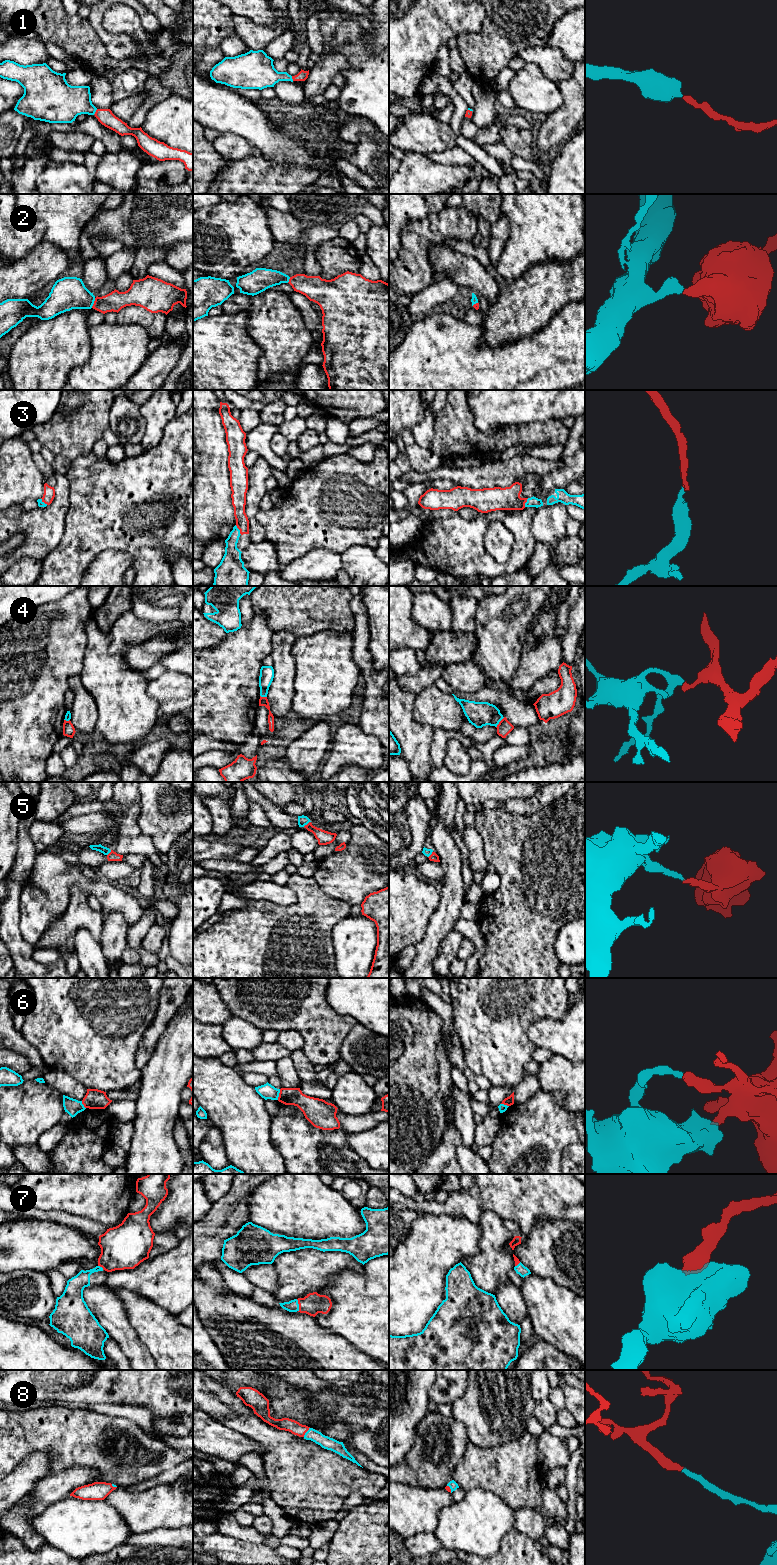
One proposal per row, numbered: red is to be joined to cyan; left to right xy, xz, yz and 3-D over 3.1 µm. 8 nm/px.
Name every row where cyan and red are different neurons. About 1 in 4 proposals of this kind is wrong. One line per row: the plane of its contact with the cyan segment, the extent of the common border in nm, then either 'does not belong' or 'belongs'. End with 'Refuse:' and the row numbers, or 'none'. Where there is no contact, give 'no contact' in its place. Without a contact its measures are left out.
1: contact in xy; length 60 nm; belongs
2: contact in xy; length 90 nm; belongs
3: contact in xz; length 90 nm; belongs
4: contact in yz; length 110 nm; does not belong
5: contact in xz; length 80 nm; does not belong
6: contact in xz; length 90 nm; does not belong
7: contact in xz; length 110 nm; belongs
8: contact in xz; length 90 nm; belongs
Refuse: 4, 5, 6

